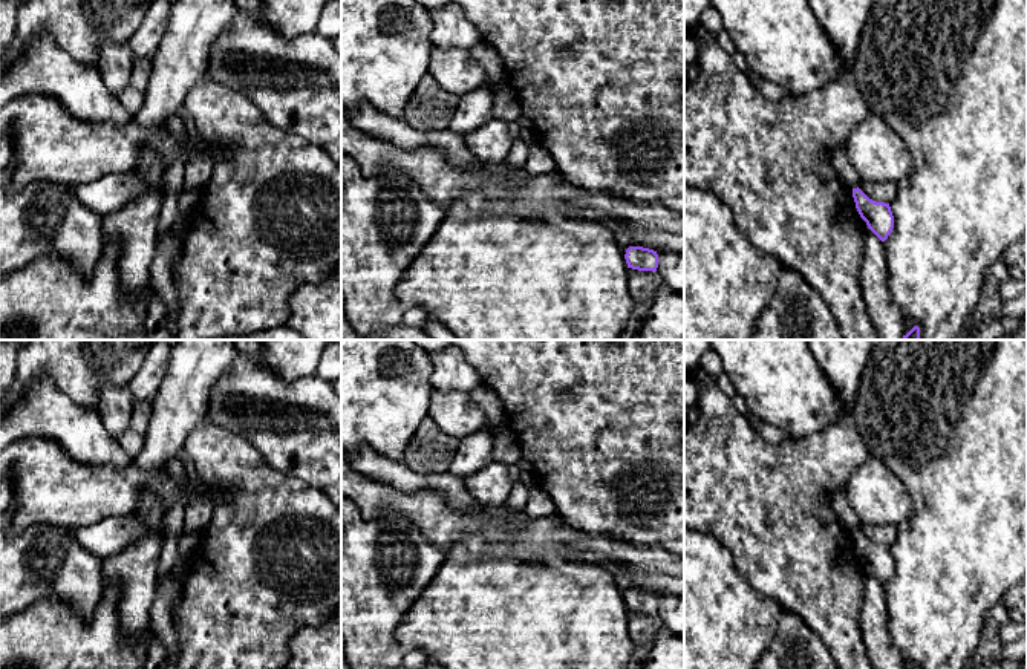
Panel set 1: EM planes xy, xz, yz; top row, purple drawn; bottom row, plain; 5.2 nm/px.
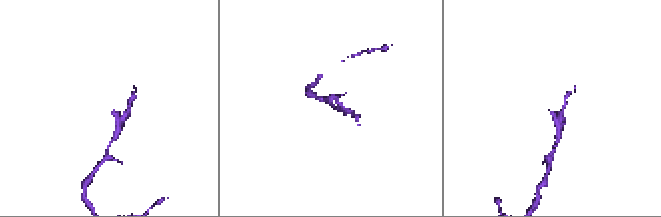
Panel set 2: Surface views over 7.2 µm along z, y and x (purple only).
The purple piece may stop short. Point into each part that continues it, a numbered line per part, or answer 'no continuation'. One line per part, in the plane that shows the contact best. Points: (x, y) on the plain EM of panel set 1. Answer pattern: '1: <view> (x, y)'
no continuation

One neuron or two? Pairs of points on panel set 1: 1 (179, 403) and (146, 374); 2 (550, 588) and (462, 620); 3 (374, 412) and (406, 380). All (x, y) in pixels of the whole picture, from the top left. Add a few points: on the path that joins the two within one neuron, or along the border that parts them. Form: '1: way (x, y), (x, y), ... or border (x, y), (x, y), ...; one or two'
1: border (170, 355), (167, 371), (152, 398); two
2: way (528, 610), (518, 620), (484, 620); one
3: way (381, 404), (398, 388); one

